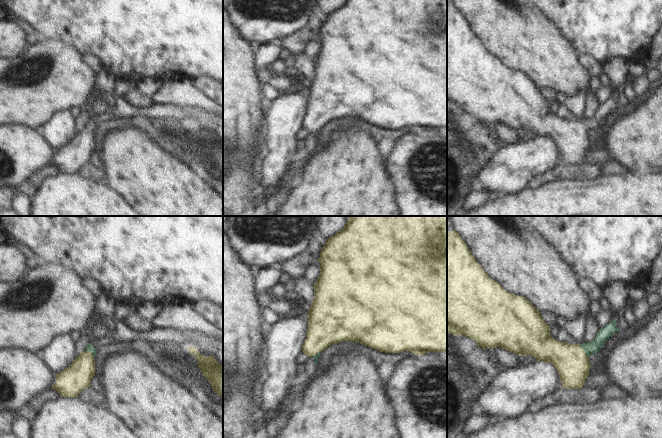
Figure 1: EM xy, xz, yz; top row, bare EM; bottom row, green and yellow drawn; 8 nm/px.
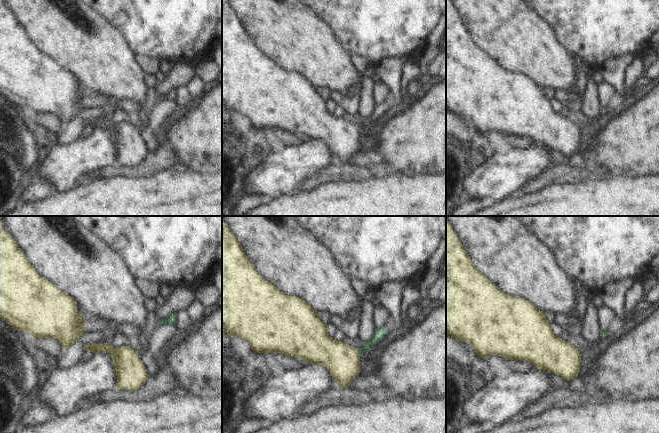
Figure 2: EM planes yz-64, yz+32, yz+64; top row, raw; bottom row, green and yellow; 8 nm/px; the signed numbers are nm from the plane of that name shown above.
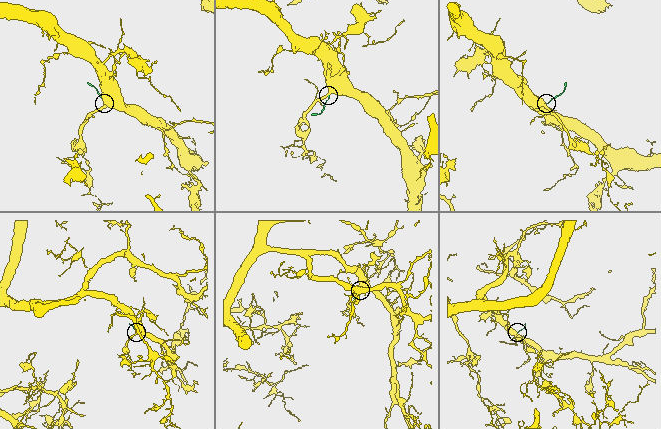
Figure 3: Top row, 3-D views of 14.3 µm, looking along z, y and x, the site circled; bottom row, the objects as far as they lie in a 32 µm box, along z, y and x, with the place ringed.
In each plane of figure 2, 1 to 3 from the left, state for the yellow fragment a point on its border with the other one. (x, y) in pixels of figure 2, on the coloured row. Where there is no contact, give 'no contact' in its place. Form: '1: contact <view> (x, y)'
1: no contact
2: contact yz+32 (358, 353)
3: no contact

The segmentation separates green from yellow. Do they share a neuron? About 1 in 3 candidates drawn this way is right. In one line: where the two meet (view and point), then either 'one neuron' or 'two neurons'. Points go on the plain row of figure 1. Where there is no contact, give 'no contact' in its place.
xy (90, 127) | one neuron

